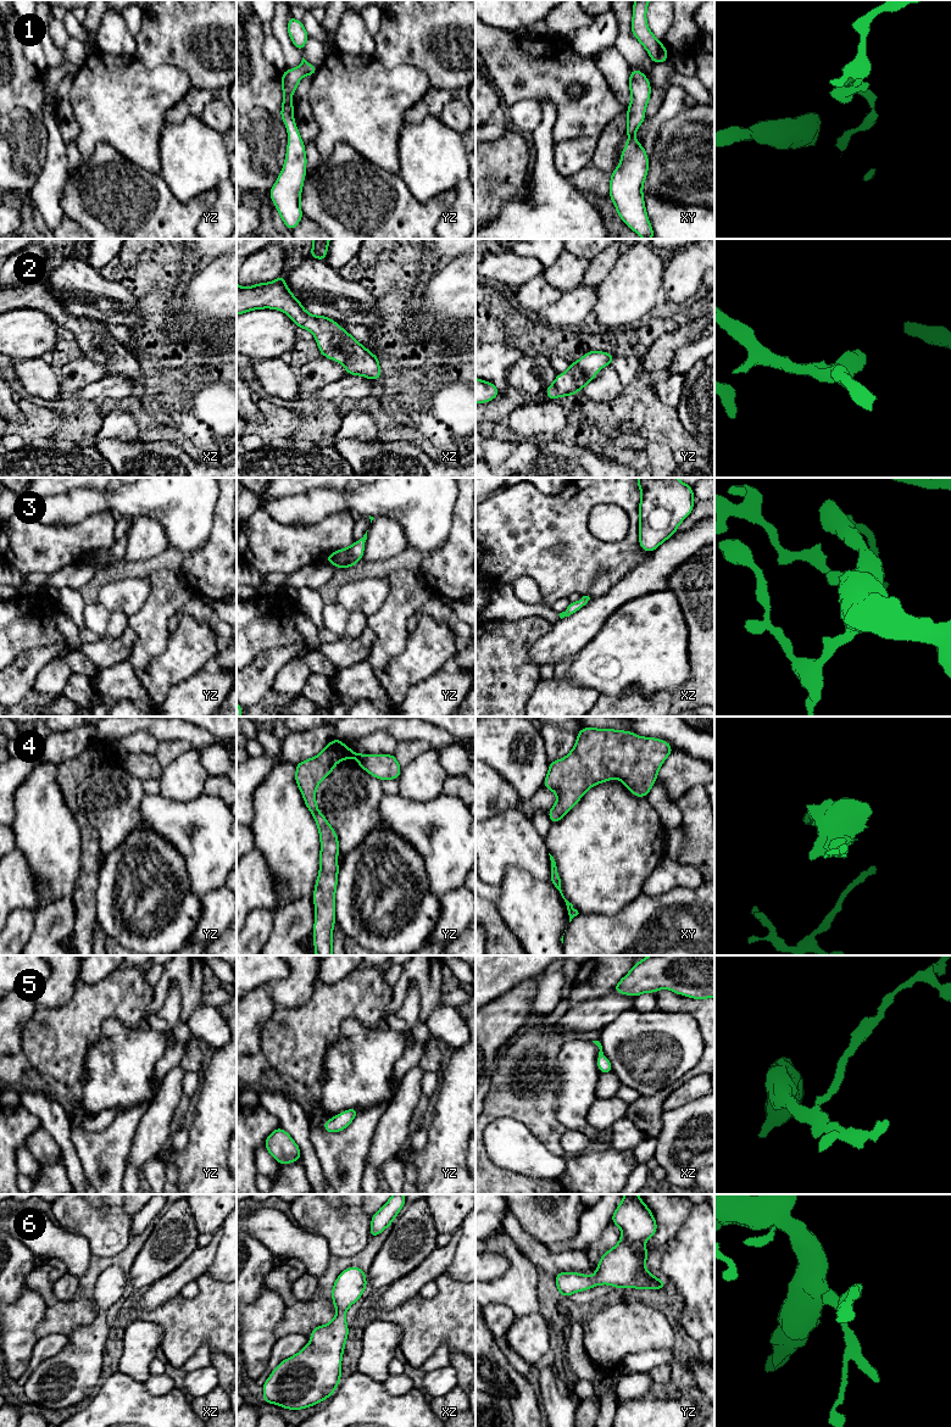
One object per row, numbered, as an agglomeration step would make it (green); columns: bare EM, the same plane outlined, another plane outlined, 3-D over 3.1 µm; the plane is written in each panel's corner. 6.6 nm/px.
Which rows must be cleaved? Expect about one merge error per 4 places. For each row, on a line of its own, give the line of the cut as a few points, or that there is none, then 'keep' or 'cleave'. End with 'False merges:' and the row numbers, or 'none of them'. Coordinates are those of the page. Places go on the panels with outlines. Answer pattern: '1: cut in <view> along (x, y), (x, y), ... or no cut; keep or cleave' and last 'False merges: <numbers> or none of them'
1: no cut; keep
2: no cut; keep
3: no cut; keep
4: no cut; keep
5: no cut; keep
6: no cut; keep
False merges: none of them

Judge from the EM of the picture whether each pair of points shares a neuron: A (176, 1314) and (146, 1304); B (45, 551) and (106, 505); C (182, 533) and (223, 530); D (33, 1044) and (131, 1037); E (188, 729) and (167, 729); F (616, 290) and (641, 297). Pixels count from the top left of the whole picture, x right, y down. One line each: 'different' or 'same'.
A: different
B: different
C: different
D: different
E: same
F: same

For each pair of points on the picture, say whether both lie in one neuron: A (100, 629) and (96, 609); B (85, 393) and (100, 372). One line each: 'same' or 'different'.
A: same
B: different

